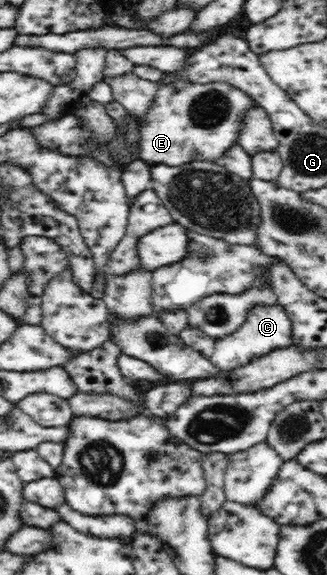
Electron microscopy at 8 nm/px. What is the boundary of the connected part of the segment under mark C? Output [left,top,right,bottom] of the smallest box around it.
[210,305,295,372]

